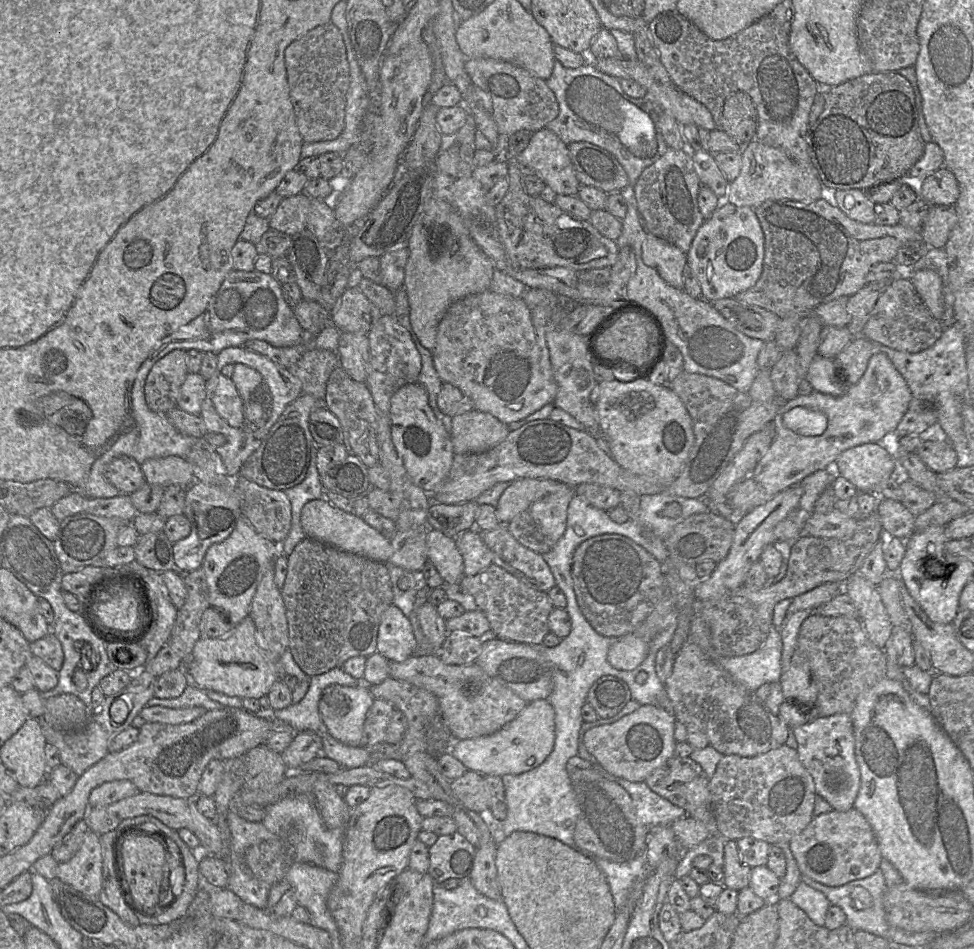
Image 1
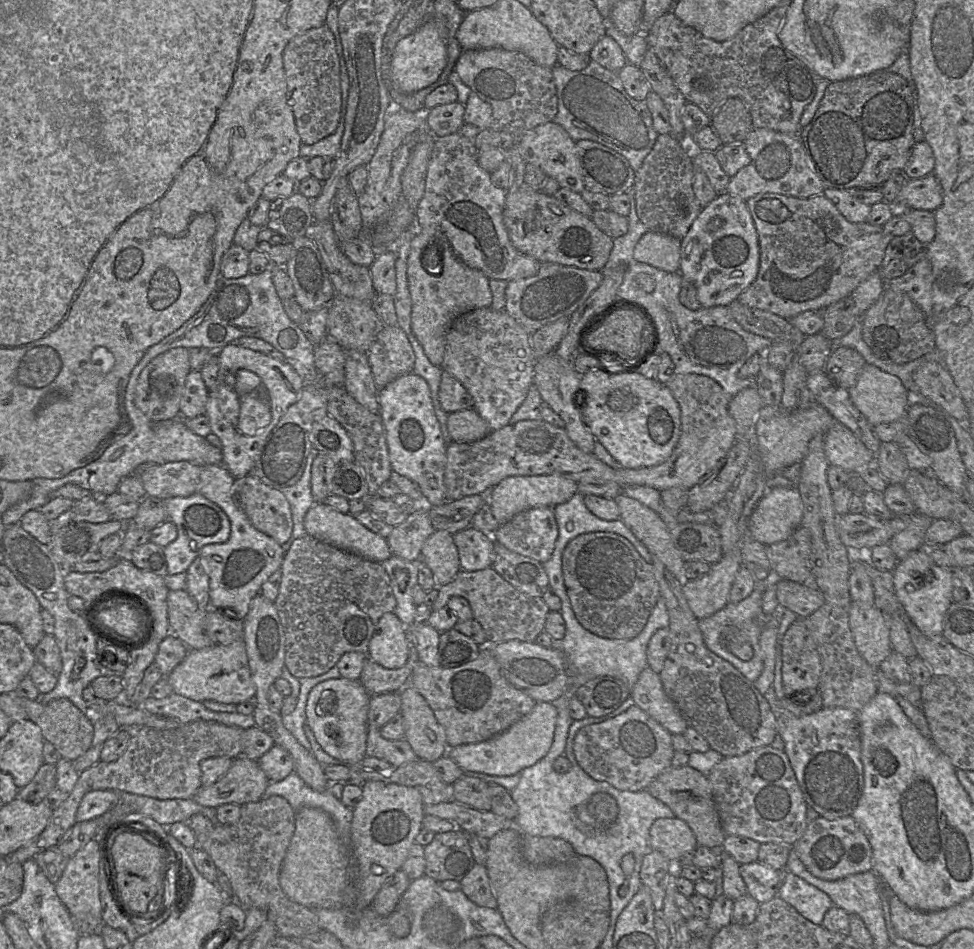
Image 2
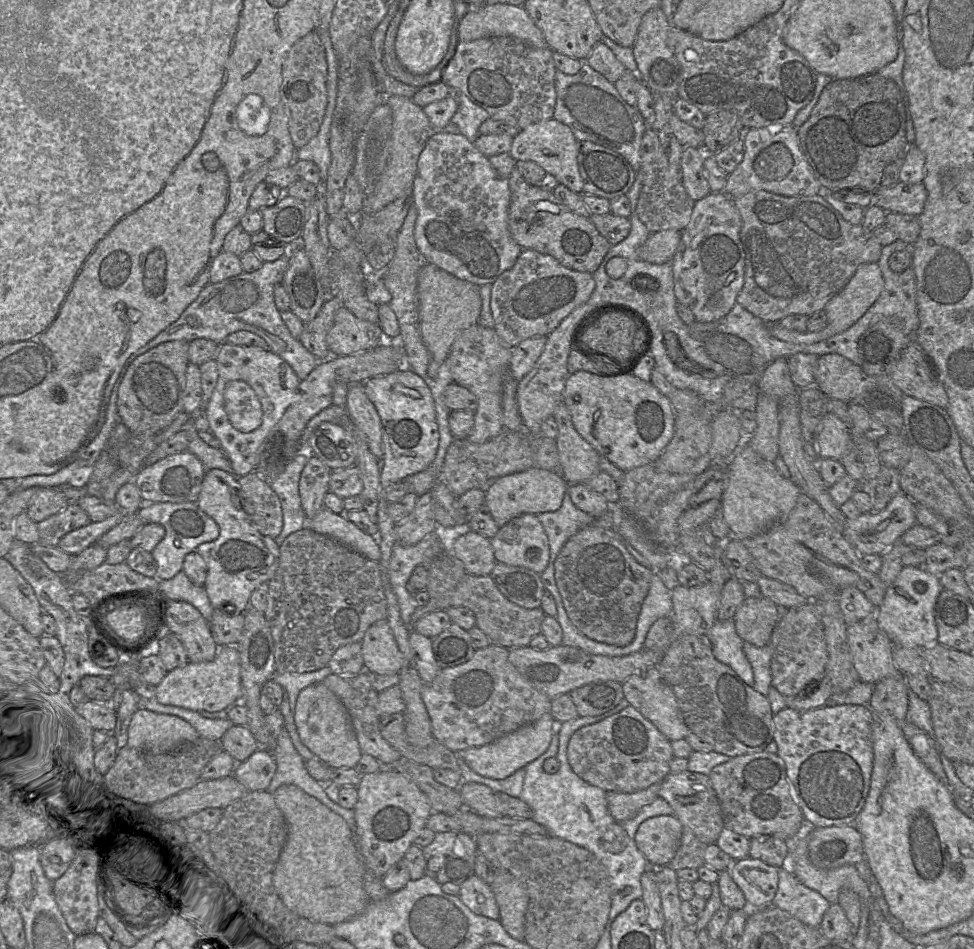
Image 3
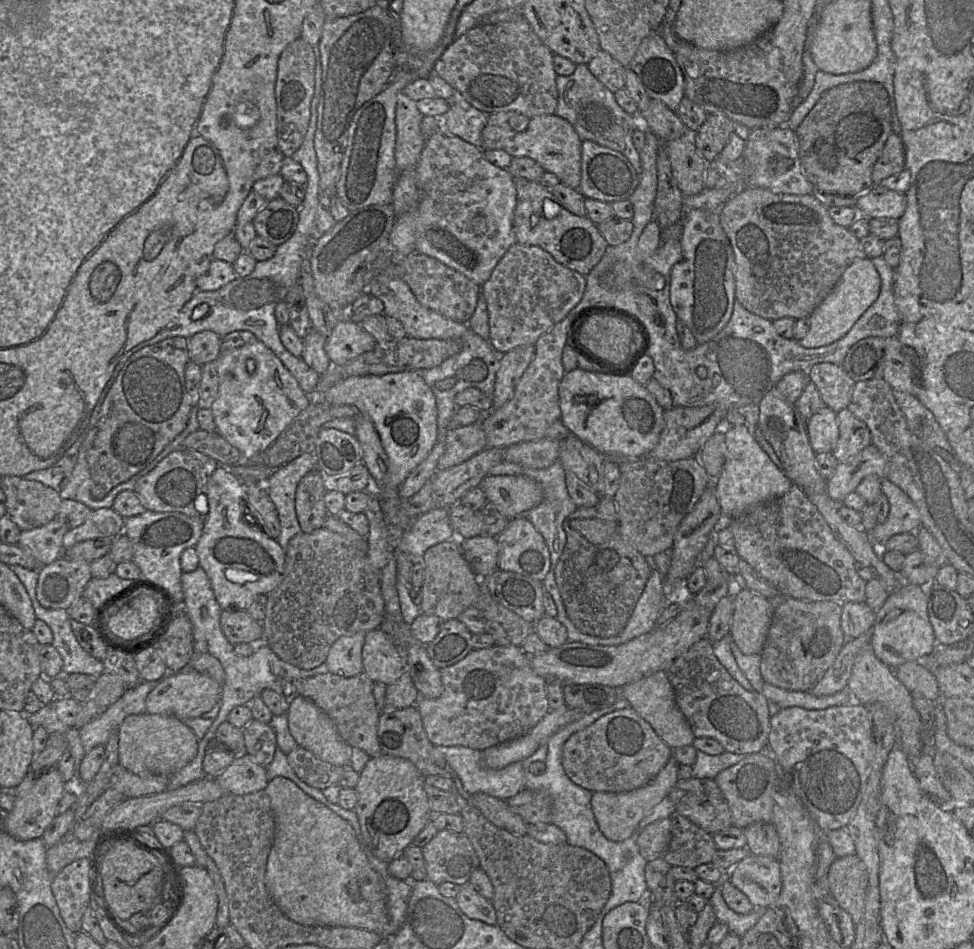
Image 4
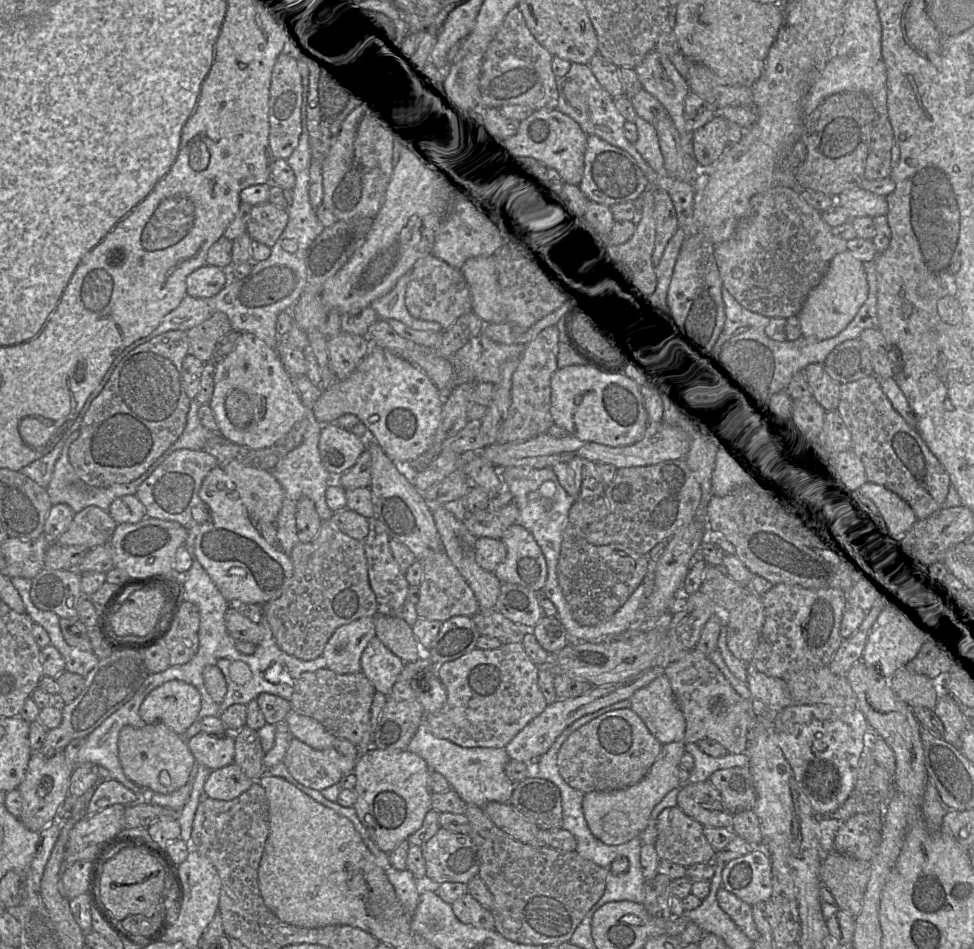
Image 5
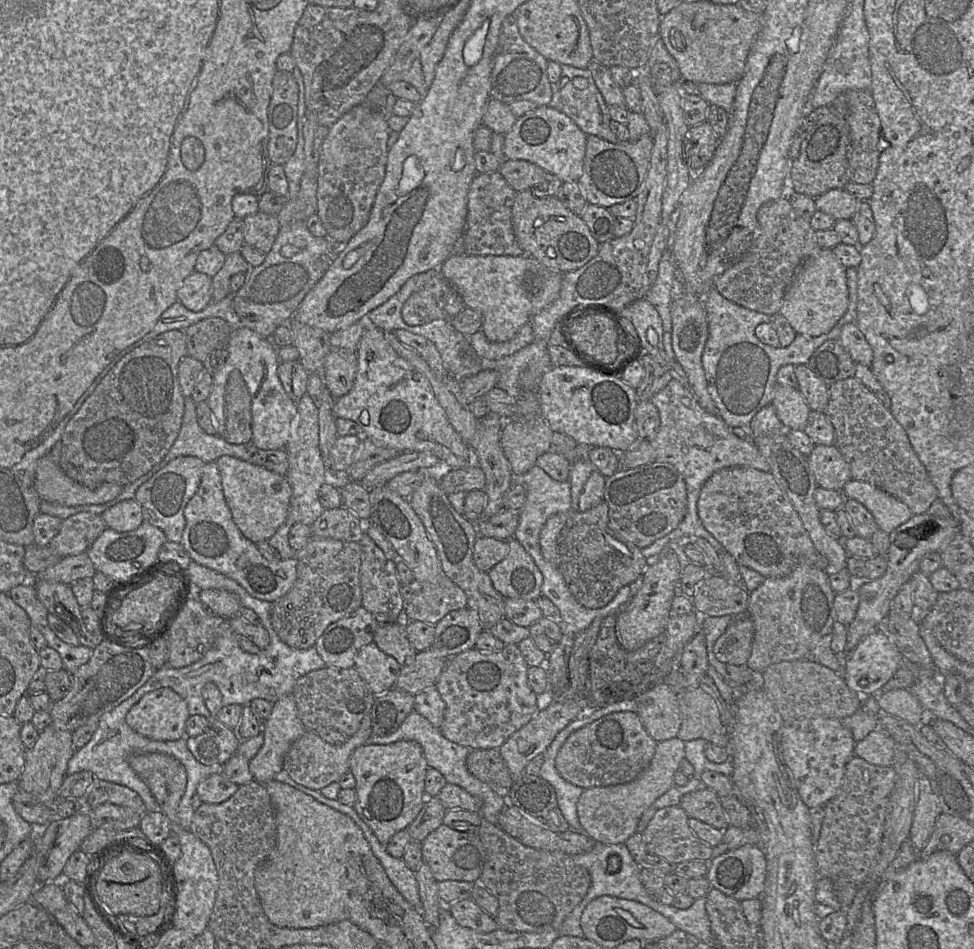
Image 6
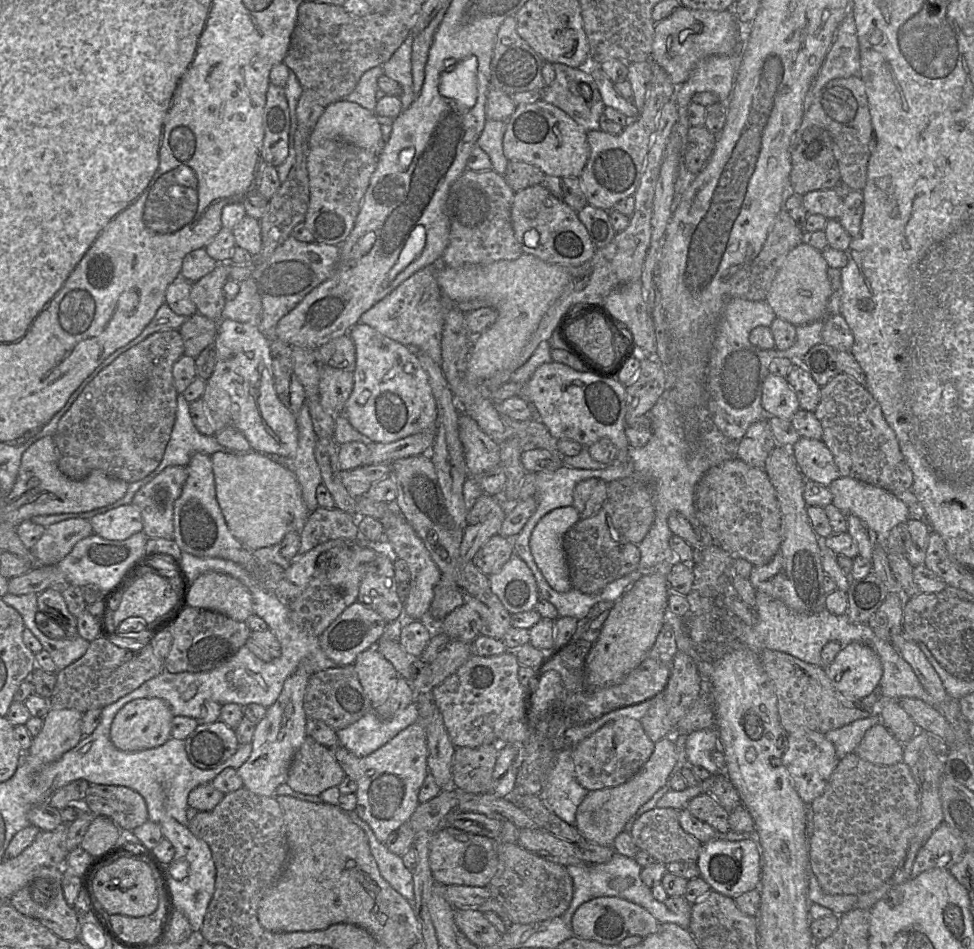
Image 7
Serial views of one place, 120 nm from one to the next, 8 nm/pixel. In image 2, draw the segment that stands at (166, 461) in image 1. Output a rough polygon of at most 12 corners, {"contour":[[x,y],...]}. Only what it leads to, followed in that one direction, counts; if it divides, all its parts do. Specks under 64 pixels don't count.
{"contour":[[188,461],[148,467],[139,477],[147,496],[188,497],[200,467]]}

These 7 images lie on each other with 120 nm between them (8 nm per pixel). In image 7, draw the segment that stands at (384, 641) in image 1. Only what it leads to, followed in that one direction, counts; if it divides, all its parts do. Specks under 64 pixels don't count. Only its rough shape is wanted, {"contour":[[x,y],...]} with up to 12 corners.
{"contour":[[377,649],[353,666],[373,707],[384,703],[400,675]]}

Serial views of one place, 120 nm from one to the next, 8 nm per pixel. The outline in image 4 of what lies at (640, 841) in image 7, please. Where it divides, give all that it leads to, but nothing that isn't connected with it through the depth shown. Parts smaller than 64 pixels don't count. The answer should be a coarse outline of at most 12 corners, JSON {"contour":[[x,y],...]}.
{"contour":[[677,812],[662,858],[672,867],[711,863],[712,835]]}

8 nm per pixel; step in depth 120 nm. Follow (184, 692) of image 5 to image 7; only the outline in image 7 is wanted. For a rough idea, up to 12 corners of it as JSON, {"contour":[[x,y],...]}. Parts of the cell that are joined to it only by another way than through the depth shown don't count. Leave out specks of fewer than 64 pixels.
{"contour":[[160,698],[116,714],[110,739],[122,751],[162,745],[173,714]]}

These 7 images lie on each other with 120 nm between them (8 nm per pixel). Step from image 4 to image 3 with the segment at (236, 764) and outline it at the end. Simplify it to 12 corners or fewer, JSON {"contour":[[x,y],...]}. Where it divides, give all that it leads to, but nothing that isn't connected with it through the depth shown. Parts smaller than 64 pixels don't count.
{"contour":[[259,748],[232,775],[248,791],[267,790],[276,768]]}

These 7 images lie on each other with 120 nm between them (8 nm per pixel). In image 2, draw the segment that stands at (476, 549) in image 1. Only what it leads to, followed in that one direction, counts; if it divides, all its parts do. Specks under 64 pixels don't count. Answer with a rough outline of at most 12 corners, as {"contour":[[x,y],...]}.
{"contour":[[475,527],[454,534],[462,570],[493,566],[493,537]]}

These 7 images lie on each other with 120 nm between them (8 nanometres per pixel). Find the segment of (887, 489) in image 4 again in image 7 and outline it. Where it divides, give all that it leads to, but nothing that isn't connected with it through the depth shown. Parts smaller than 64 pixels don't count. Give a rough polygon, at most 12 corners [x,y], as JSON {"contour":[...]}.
{"contour":[[849,477],[828,487],[832,505],[879,536],[910,518],[891,492]]}

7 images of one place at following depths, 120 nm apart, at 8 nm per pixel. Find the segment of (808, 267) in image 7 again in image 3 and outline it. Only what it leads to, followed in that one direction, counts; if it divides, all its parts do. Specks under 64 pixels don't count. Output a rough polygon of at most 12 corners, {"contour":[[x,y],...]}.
{"contour":[[877,263],[860,265],[825,305],[827,325],[796,332],[769,324],[773,337],[814,344],[852,326],[877,300]]}

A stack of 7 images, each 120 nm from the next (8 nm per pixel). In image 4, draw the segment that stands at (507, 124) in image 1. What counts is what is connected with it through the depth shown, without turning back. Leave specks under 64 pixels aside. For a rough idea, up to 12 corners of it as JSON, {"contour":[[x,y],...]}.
{"contour":[[523,17],[456,38],[434,74],[476,109],[555,114],[554,53]]}

